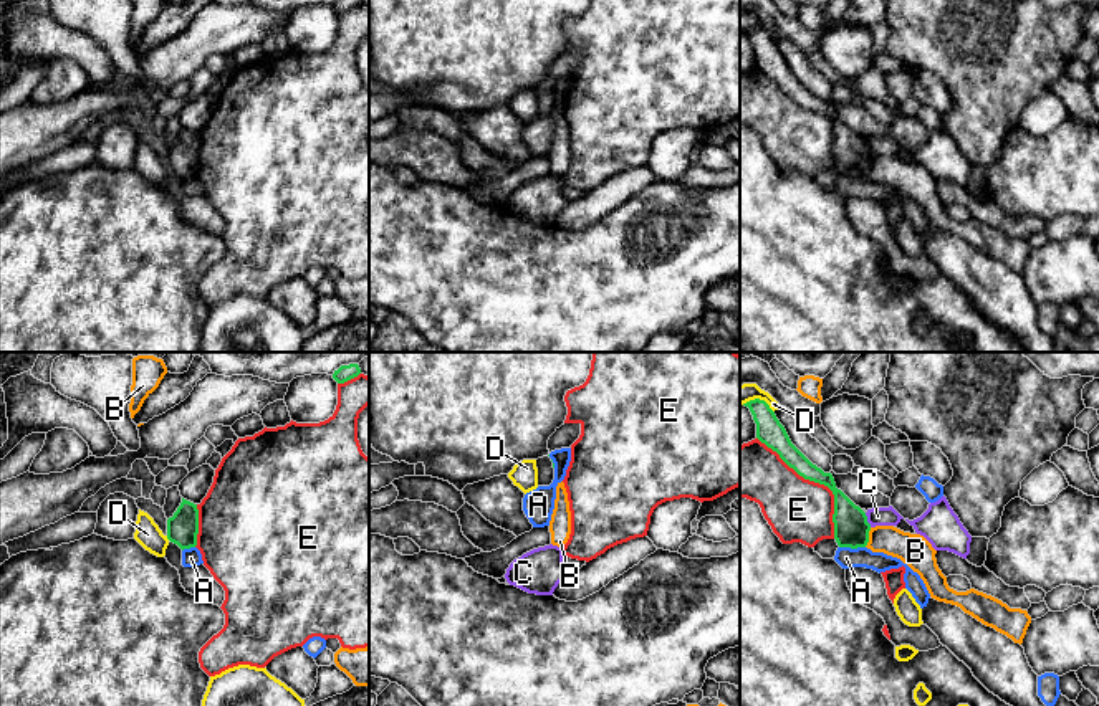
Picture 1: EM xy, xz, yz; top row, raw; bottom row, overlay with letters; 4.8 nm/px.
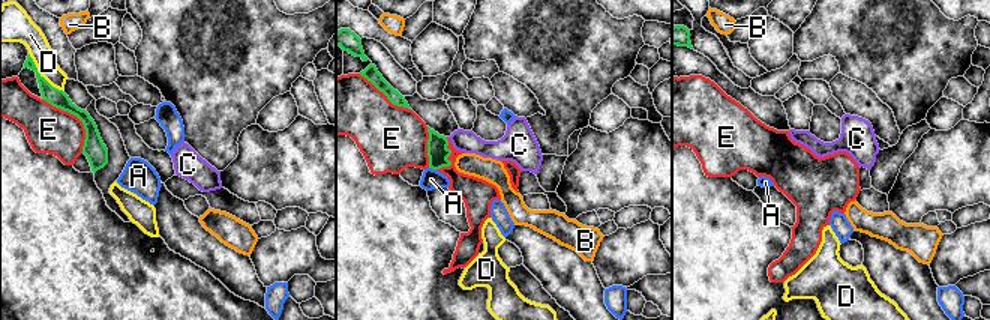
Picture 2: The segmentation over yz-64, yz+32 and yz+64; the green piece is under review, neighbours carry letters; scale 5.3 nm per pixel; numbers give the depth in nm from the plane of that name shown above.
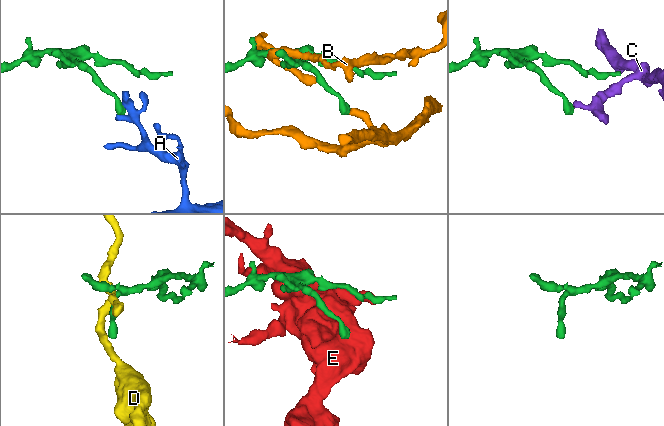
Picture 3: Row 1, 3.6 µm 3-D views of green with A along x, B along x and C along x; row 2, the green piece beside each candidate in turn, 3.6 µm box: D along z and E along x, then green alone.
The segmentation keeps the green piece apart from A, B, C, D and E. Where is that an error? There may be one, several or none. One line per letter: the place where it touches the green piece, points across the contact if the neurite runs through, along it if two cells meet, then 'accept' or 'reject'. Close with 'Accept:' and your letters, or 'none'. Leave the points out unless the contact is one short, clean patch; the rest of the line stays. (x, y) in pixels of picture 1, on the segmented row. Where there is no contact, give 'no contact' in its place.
A: yz (853, 548) | reject
B: yz (868, 538) | reject
C: yz (866, 519) | along yz (864, 513), (871, 526) | reject
D: yz (758, 399) | along yz (742, 404), (762, 399), (773, 412) | reject
E: yz (818, 481) | reject
Accept: none

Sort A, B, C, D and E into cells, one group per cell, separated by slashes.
A / B / C / D / E

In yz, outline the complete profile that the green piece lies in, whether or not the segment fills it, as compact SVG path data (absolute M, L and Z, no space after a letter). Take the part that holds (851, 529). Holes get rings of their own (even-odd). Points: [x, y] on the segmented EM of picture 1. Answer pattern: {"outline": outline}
{"outline": "M755 398L746 403L756 423L756 438L776 451L780 458L804 479L828 486L834 494L834 539L839 547L866 547L871 524L866 513L836 488L831 473L813 465L789 440L785 427L765 400Z"}

